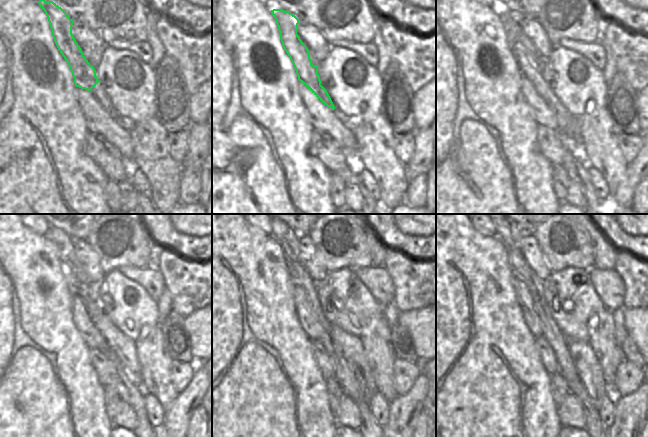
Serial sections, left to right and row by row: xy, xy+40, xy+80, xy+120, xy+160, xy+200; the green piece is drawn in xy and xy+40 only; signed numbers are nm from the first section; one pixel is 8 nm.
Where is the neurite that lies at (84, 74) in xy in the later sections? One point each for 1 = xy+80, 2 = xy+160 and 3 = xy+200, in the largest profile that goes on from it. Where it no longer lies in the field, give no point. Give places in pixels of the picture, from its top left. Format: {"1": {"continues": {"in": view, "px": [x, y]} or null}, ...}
{"1": {"continues": {"in": "xy+80", "px": [568, 125]}}, "2": {"continues": {"in": "xy+160", "px": [351, 347]}}, "3": {"continues": {"in": "xy+200", "px": [589, 370]}}}

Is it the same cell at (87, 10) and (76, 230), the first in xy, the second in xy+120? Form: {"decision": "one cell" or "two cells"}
{"decision": "one cell"}

